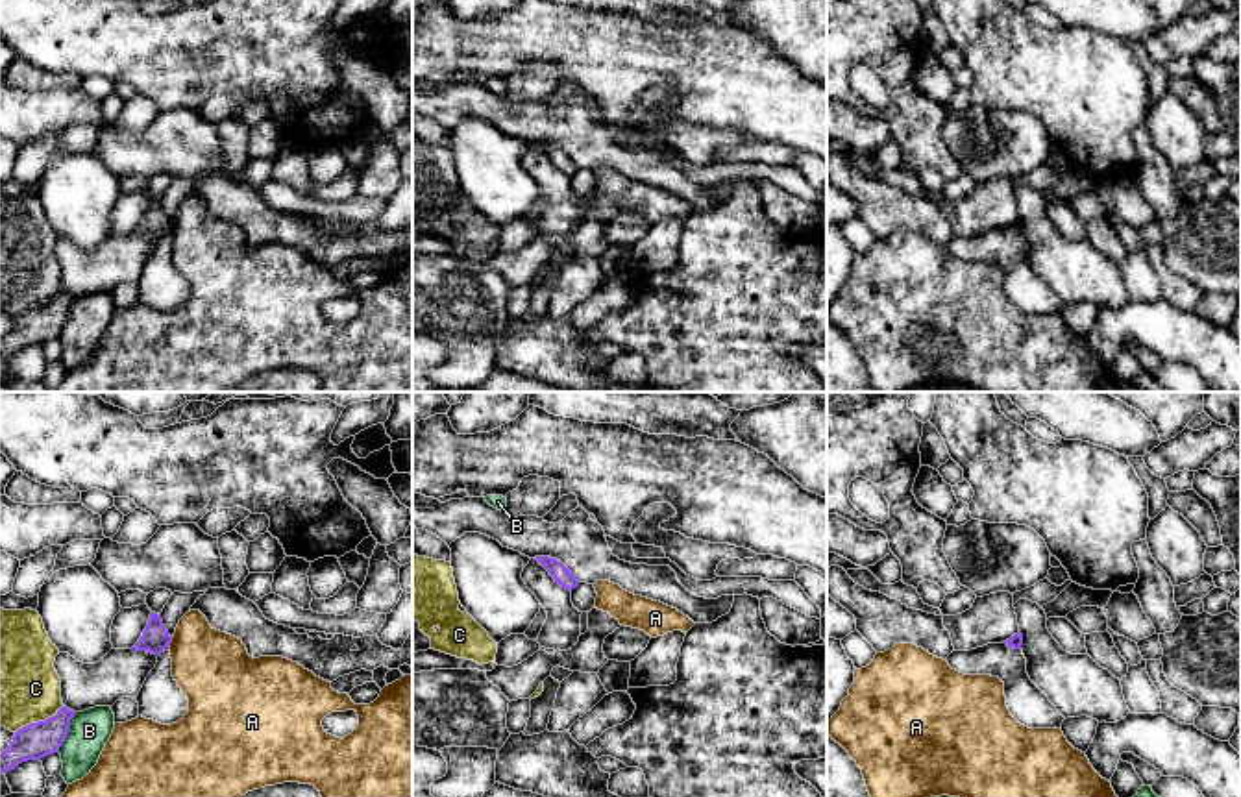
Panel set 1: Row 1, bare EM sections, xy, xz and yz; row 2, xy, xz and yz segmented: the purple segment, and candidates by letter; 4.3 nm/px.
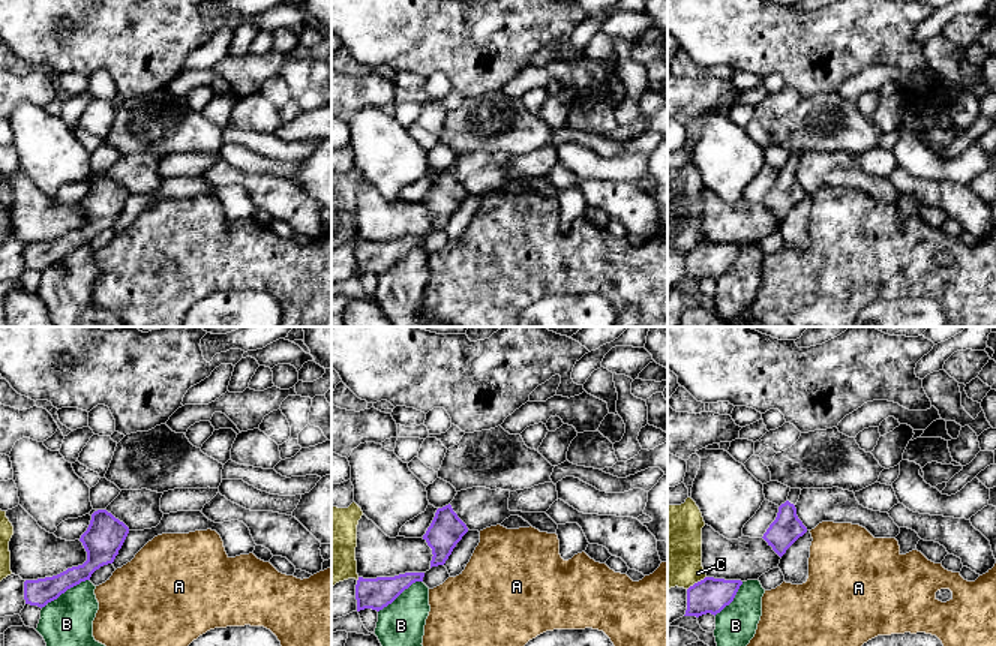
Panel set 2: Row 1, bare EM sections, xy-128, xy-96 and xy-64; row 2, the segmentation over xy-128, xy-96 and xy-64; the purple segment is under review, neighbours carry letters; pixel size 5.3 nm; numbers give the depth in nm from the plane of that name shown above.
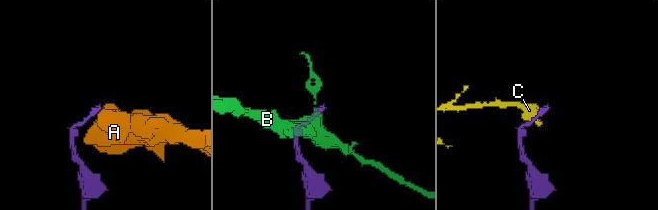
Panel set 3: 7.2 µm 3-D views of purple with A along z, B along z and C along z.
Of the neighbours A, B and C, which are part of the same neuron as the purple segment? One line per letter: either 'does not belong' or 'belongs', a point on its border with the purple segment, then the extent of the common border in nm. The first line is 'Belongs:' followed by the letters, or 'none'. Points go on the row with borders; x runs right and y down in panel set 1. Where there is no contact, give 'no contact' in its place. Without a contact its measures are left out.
Belongs: none
A: does not belong | xy (171, 642) | 40 nm
B: does not belong | xy (67, 733) | 190 nm
C: does not belong | xy (39, 722) | 240 nm

